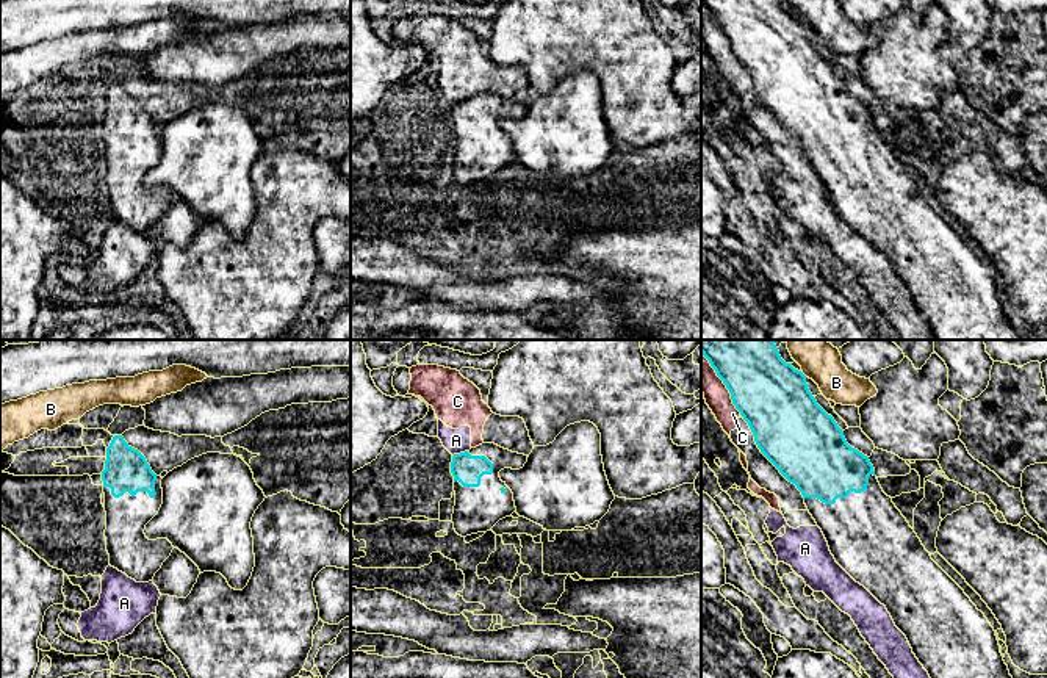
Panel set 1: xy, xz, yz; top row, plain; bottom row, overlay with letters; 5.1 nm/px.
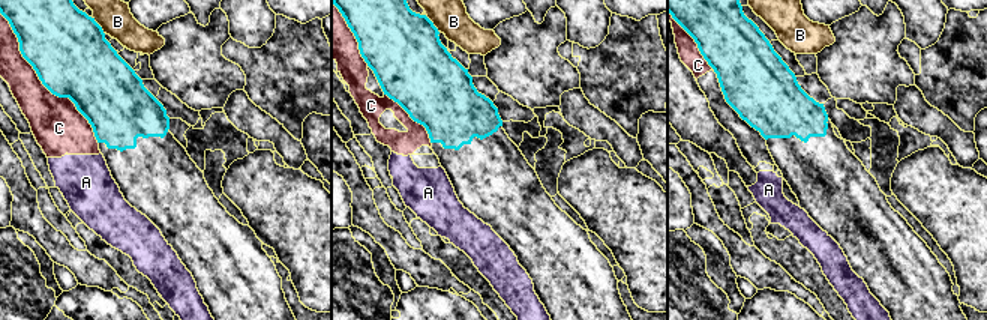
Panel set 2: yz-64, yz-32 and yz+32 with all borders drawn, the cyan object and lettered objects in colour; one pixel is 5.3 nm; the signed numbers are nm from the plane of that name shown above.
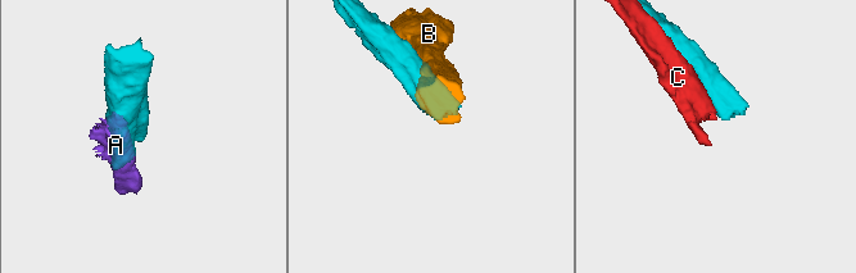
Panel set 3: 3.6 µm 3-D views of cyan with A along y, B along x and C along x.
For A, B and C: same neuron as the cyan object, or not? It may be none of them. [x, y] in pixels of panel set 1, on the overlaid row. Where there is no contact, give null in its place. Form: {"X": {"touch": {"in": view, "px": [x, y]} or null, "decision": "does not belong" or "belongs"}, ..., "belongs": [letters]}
{"A": {"touch": {"in": "xz", "px": [460, 453]}, "decision": "does not belong"}, "B": {"touch": {"in": "yz", "px": [803, 375]}, "decision": "does not belong"}, "C": {"touch": {"in": "yz", "px": [723, 382]}, "decision": "does not belong"}, "belongs": []}

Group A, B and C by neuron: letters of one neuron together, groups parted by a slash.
A C / B

